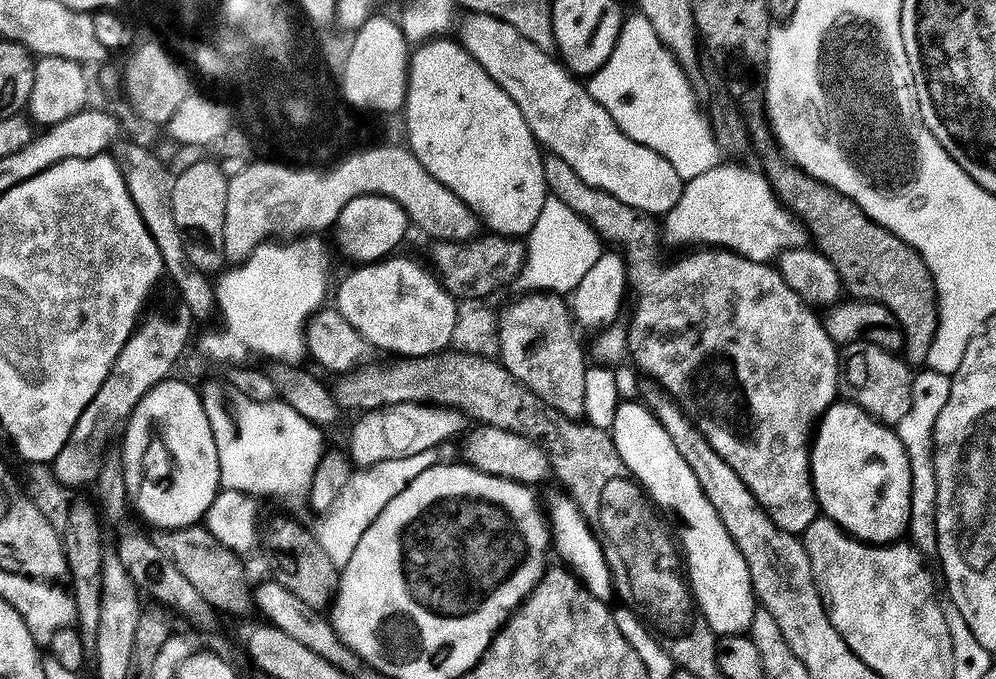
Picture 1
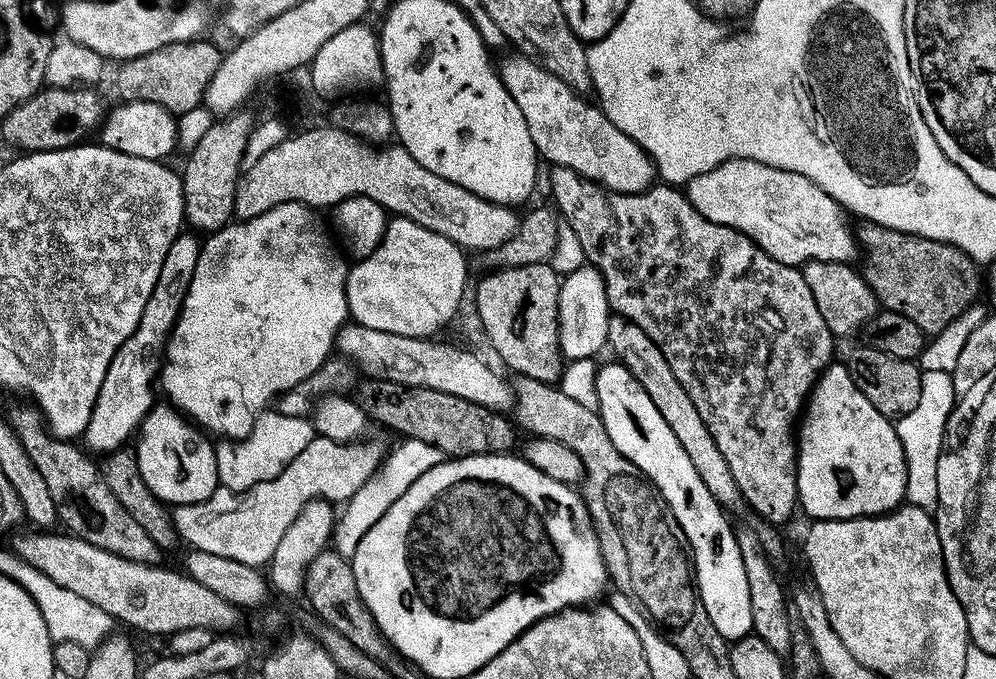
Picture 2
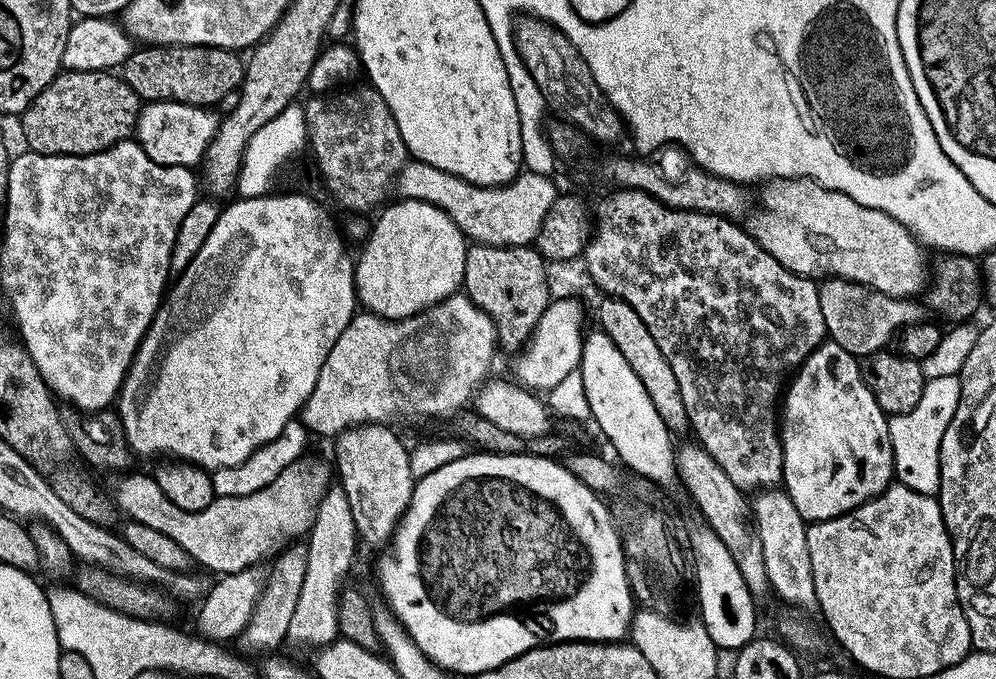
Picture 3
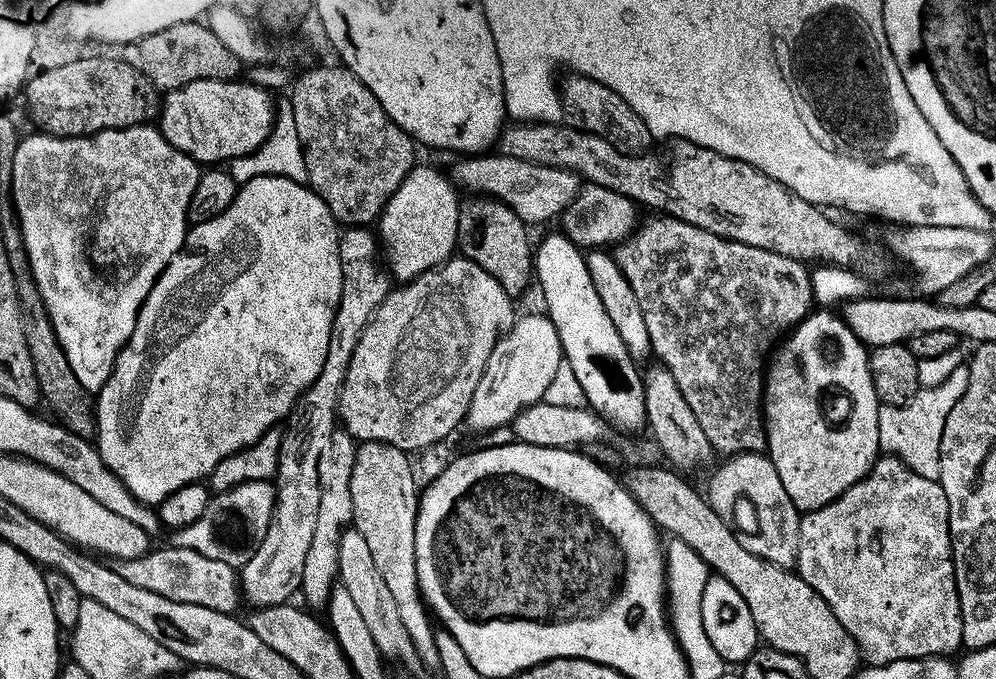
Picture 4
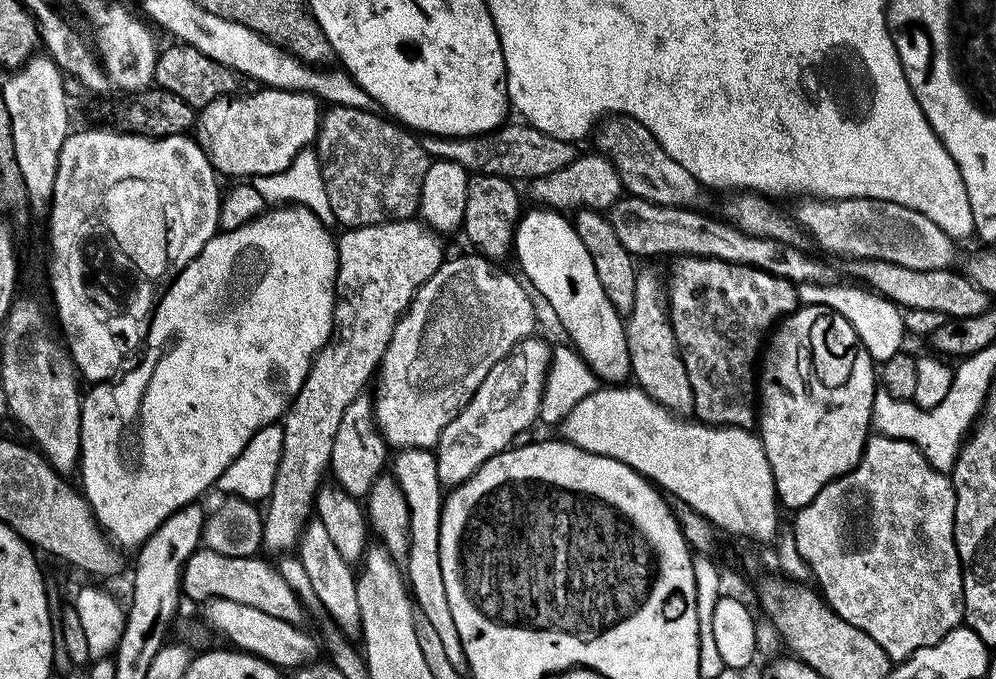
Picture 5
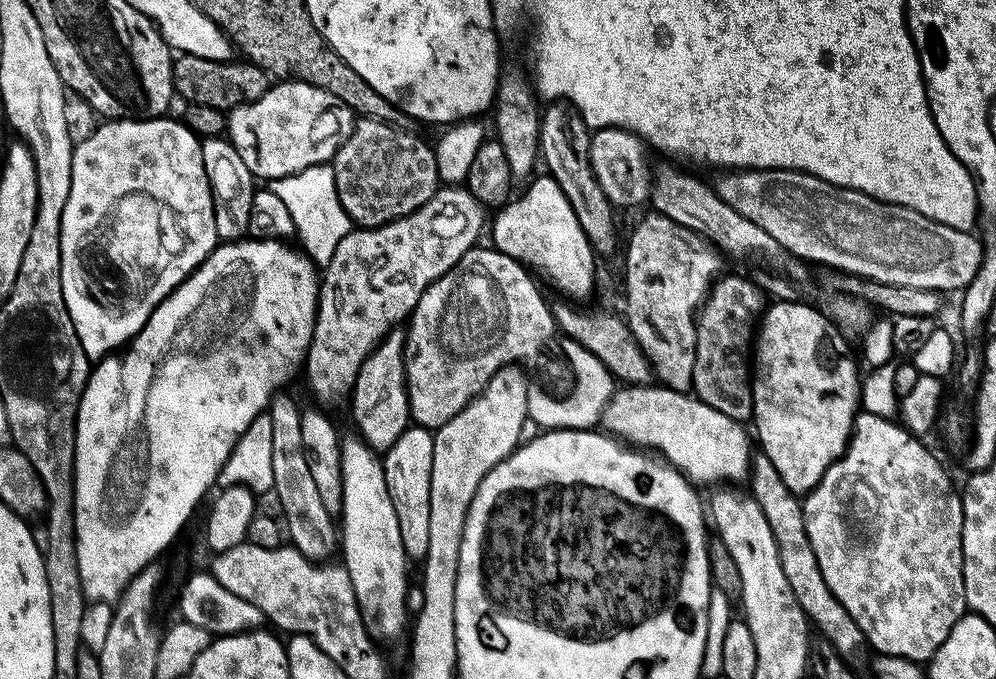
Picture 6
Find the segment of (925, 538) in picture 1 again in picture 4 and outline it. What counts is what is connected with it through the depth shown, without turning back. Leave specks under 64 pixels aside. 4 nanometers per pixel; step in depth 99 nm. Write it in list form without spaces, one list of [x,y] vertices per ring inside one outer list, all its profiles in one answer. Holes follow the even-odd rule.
[[[957,371],[938,386],[921,387],[918,398],[909,408],[893,408],[880,417],[880,445],[885,461],[899,469],[912,480],[923,484],[939,485],[940,482],[940,439],[946,422],[962,398],[965,373]]]

